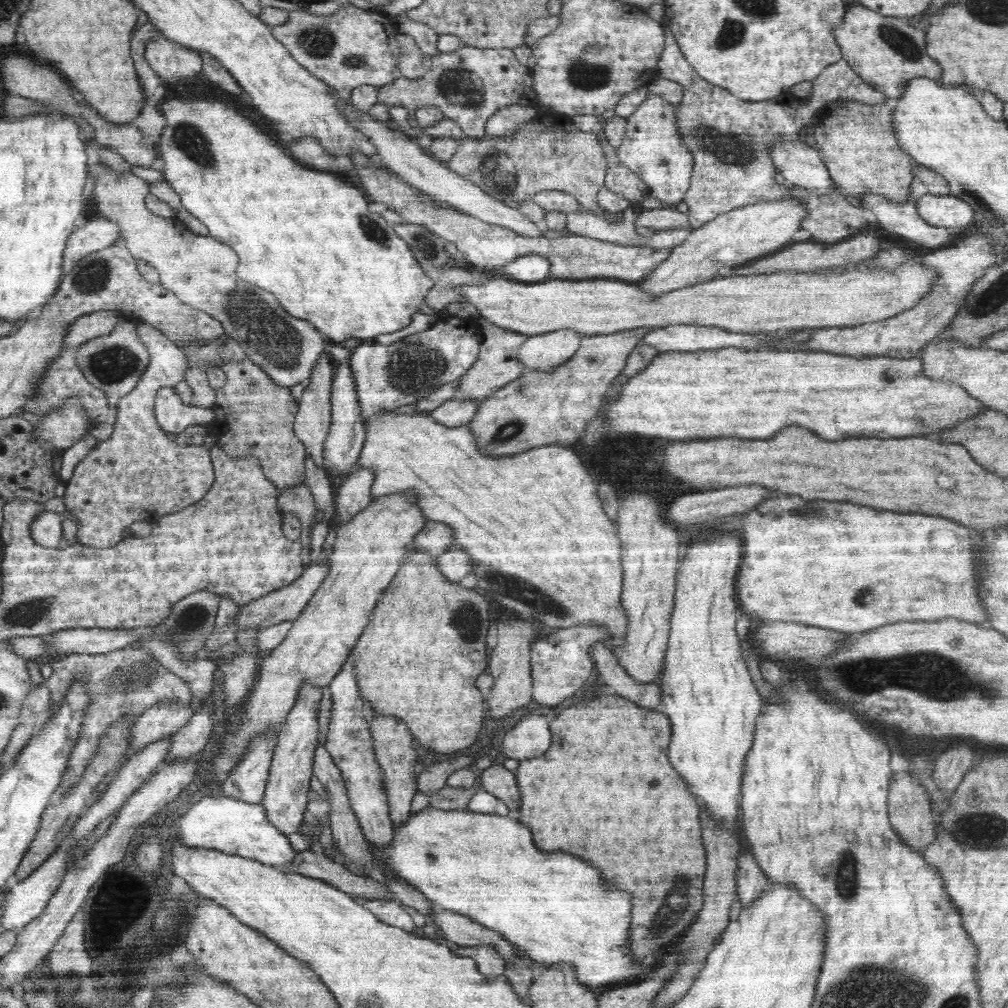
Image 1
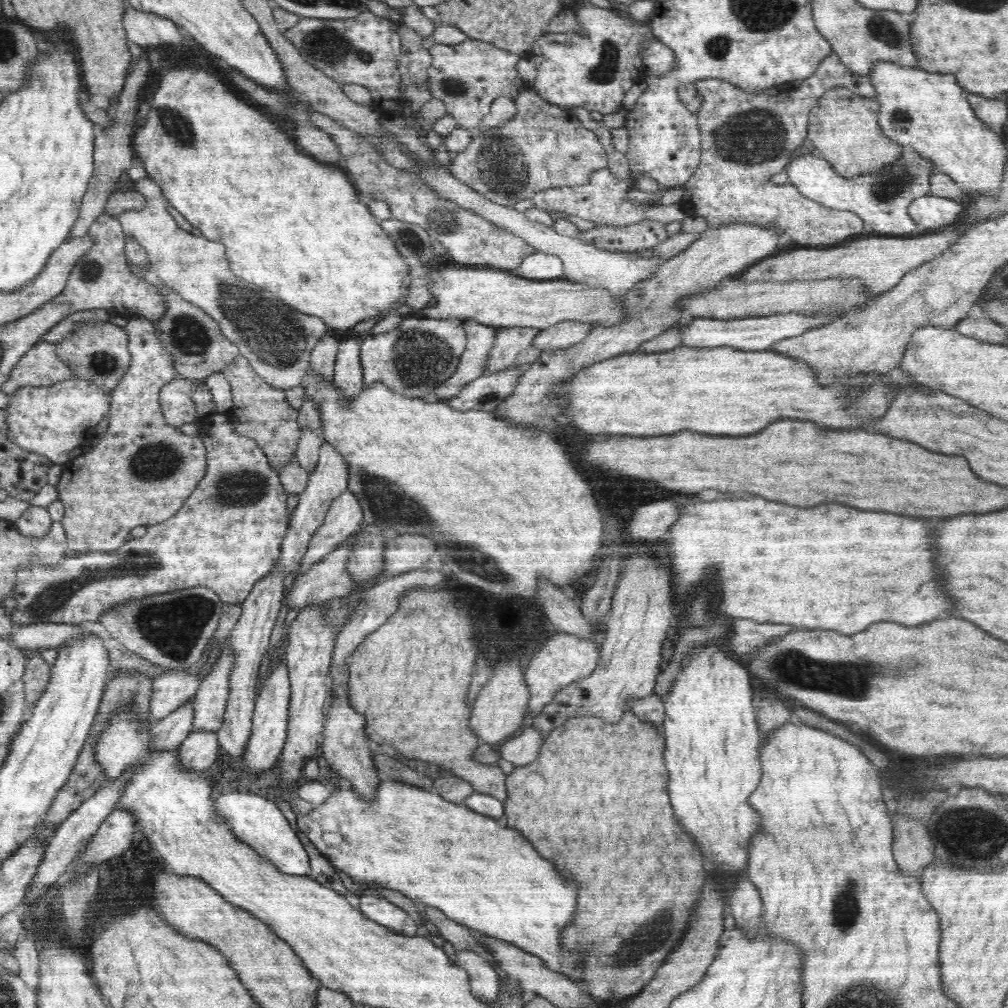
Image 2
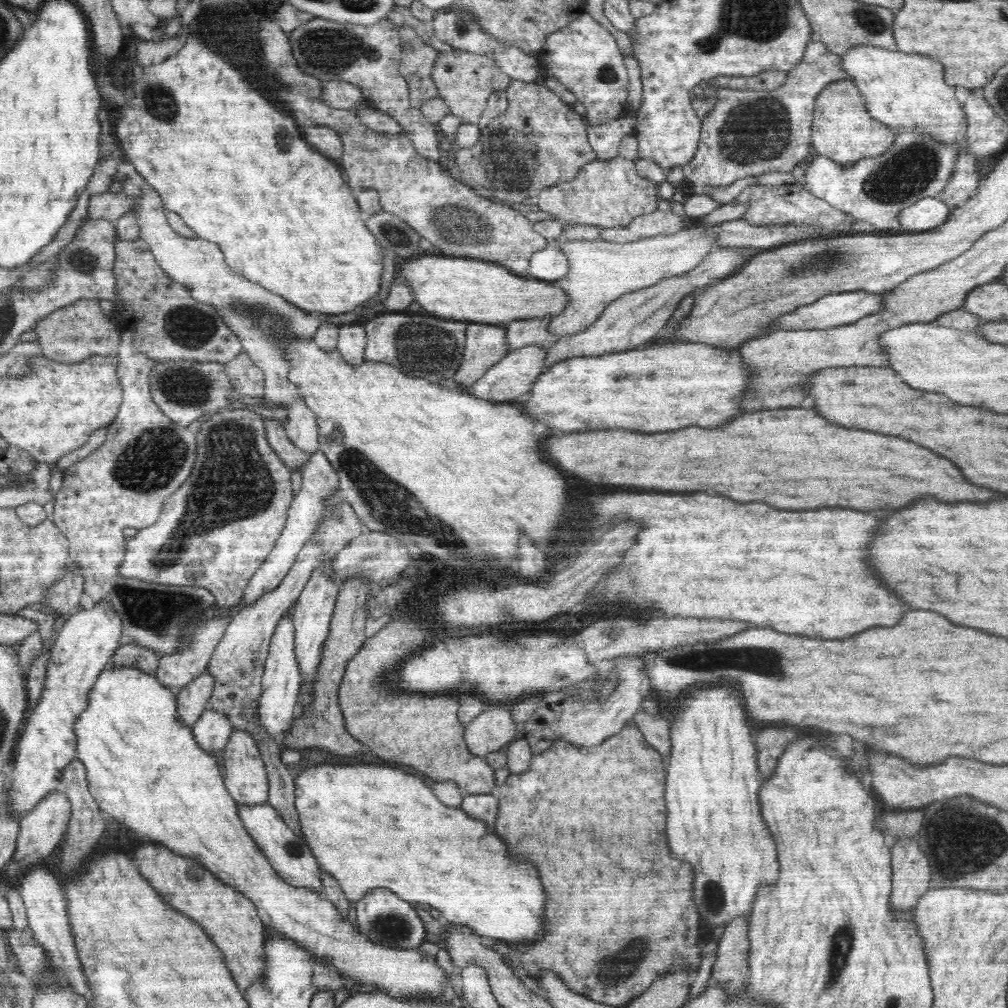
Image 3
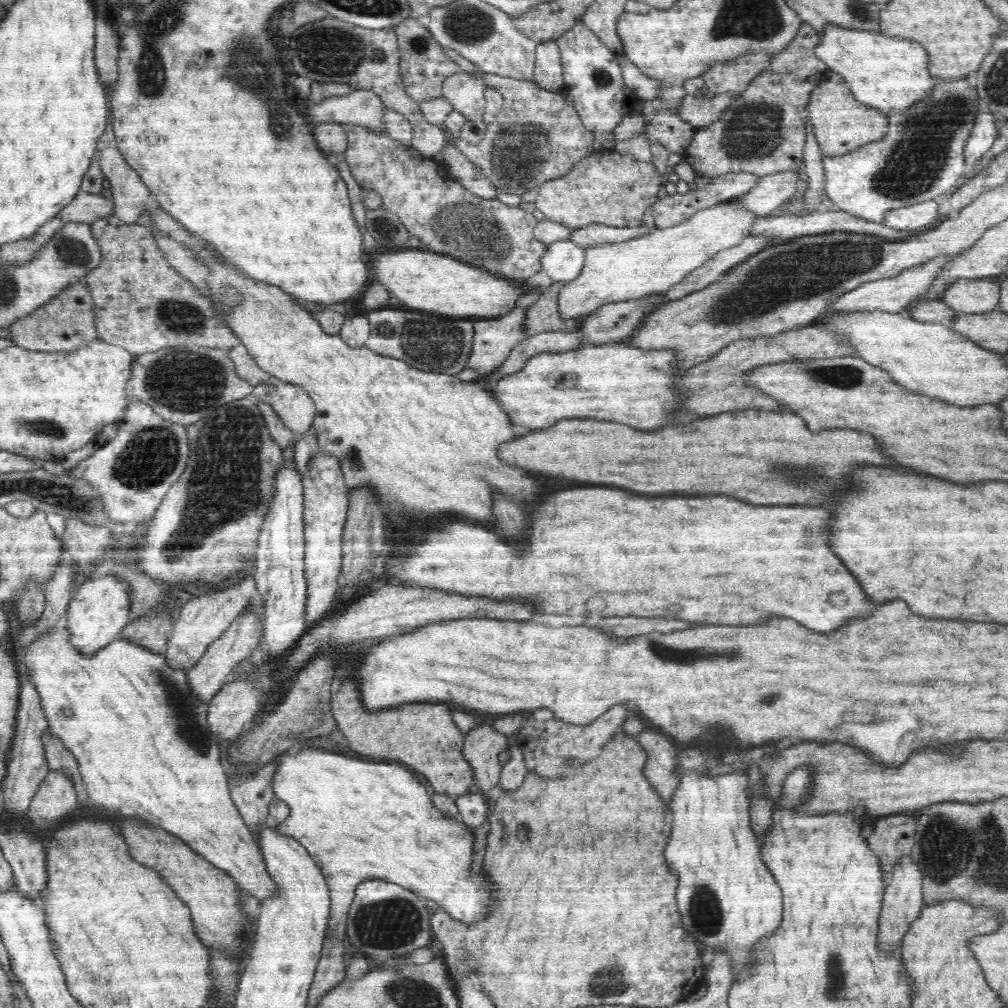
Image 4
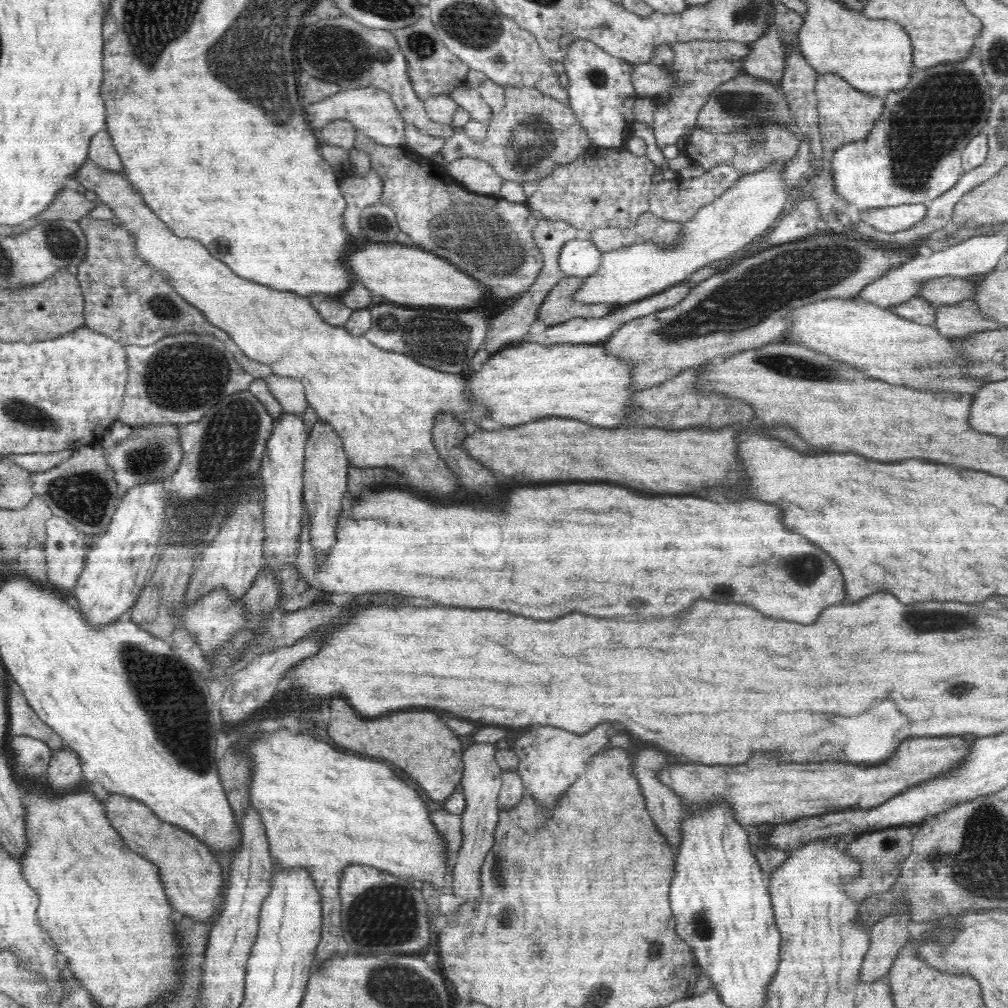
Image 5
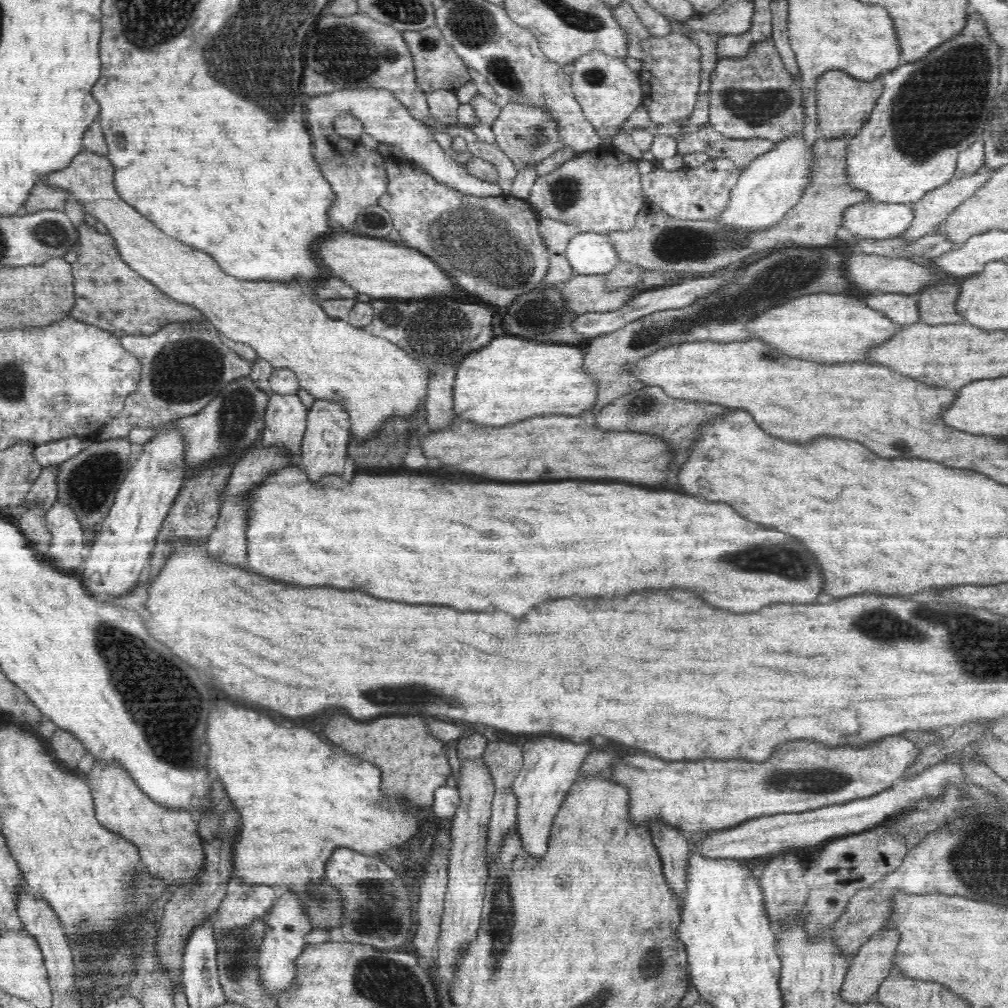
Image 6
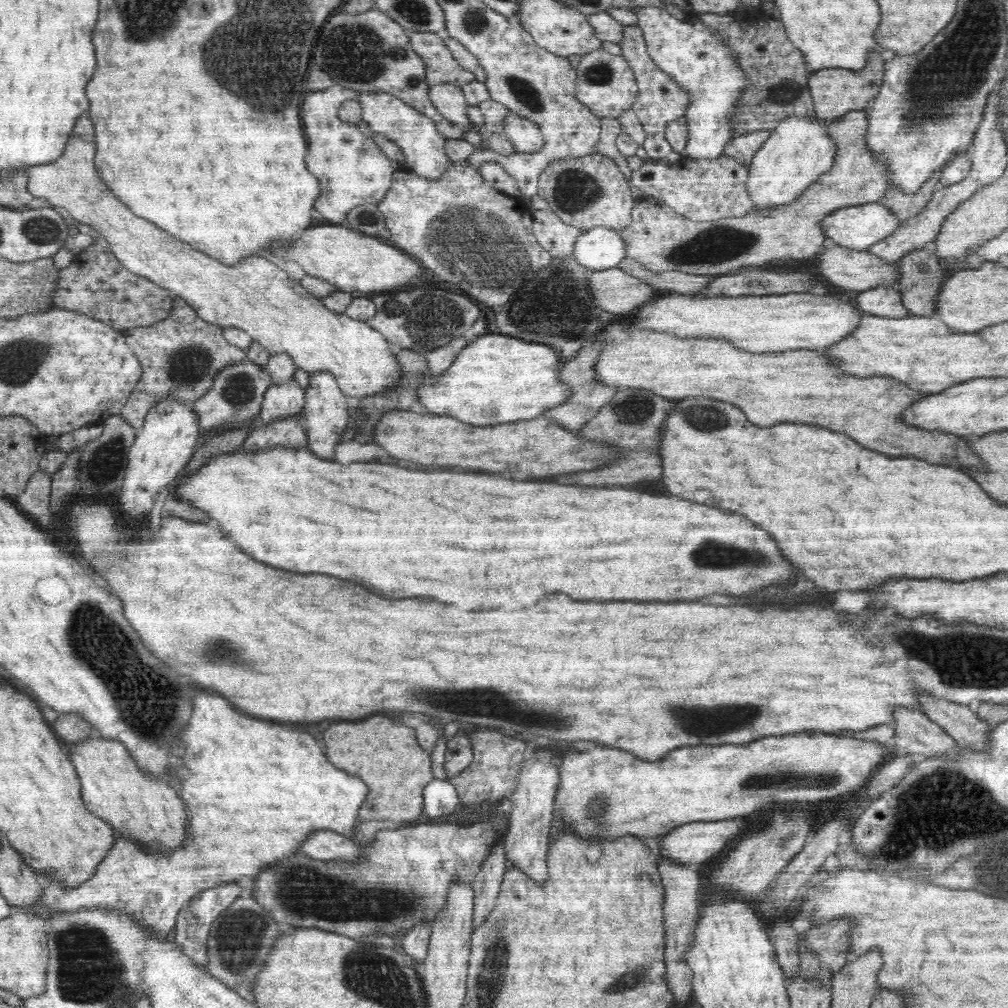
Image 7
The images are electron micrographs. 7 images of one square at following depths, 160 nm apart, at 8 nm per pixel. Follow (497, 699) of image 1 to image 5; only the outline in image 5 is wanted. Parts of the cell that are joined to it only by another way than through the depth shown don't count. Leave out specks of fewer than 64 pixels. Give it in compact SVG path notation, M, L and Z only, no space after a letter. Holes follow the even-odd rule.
M476 744L463 752L463 775L460 780L466 801L461 814L462 844L456 864L452 869L452 888L454 896L464 898L464 902L477 900L480 894L480 868L488 852L495 843L495 828L499 821L499 792L502 788L503 770L495 756L502 744Z

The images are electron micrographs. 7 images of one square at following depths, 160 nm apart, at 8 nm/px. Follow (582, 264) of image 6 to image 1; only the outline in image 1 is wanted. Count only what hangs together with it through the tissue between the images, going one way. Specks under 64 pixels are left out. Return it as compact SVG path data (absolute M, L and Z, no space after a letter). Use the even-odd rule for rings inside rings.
M538 254L520 256L520 258L507 263L504 267L497 268L497 271L502 271L506 278L525 283L548 280L550 278L550 270L551 263L549 260Z

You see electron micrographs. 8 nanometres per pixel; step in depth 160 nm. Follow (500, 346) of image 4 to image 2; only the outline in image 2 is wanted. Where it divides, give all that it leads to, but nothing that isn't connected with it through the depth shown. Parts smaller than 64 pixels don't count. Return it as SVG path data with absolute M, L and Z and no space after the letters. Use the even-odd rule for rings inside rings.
M465 319L463 327L467 331L467 347L454 375L434 389L438 400L454 398L464 385L486 373L485 361L496 342L498 329L474 319Z

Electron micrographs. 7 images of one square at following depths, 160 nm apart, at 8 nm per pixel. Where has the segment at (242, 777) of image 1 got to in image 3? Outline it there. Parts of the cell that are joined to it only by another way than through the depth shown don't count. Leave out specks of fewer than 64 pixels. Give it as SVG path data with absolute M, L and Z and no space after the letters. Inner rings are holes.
M291 610L284 613L276 623L269 644L269 653L265 660L261 683L263 691L260 694L258 714L268 735L279 743L280 737L292 728L301 684L300 667L296 662L296 655L294 655L294 630Z

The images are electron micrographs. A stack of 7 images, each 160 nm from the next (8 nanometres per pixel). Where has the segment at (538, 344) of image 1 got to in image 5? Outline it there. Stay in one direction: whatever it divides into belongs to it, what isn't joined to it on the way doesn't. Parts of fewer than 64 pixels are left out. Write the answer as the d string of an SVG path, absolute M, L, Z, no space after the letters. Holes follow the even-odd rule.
M772 166L763 168L762 171L753 172L751 175L743 174L738 182L734 183L722 196L714 202L707 204L692 216L692 220L685 221L682 228L681 242L672 249L658 249L652 242L630 245L624 249L616 249L611 252L601 254L601 266L592 276L584 278L584 284L574 292L573 300L580 304L610 304L614 307L638 300L644 300L654 296L659 292L664 292L667 288L686 282L693 272L696 272L716 260L726 259L755 240L757 237L765 235L779 220L782 210L784 210L790 187L782 179L784 166Z

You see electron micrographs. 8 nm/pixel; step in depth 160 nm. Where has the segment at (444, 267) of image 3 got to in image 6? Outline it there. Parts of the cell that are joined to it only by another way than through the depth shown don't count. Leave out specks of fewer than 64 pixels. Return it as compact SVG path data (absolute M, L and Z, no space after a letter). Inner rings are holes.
M334 233L334 236L328 236L328 240L320 241L320 248L316 250L316 256L324 260L324 268L330 269L332 277L338 277L348 286L354 288L359 293L368 294L371 299L376 298L438 298L440 294L450 294L454 282L426 256L422 256L418 250L396 246L394 242L378 240L376 238L366 238L359 234Z

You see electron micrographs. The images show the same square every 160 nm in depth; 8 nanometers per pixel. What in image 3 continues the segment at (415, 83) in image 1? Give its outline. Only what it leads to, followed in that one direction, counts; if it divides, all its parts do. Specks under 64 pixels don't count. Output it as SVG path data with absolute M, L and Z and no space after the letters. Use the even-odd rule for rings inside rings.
M452 49L450 53L439 52L432 78L438 87L440 98L450 107L450 112L460 118L461 124L477 124L486 108L488 97L494 91L504 91L512 78L499 69L491 53Z

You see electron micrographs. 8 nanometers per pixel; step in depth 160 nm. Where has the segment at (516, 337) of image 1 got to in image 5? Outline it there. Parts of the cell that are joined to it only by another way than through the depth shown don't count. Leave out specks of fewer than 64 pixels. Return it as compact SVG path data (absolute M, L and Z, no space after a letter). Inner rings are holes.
M564 277L550 292L545 302L541 305L538 310L537 319L542 320L546 326L552 326L555 324L560 324L566 322L567 320L573 318L600 318L601 316L606 316L615 307L610 304L580 304L576 300L573 300L573 293L576 292L580 286L584 284L584 278L582 277Z

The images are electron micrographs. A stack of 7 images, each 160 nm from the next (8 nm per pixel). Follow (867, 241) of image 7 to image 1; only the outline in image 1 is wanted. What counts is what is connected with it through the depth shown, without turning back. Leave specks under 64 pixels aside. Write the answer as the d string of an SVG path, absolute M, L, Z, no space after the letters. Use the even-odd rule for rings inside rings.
M927 193L916 203L920 218L937 227L962 229L973 226L975 210L957 196Z

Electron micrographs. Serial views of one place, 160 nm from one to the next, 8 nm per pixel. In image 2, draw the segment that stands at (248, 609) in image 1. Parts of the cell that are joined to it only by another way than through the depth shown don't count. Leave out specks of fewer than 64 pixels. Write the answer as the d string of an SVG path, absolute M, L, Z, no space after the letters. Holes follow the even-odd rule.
M343 542L342 546L332 550L330 554L326 554L320 562L312 564L306 572L297 574L294 577L291 587L285 593L285 601L290 609L299 611L308 605L322 605L328 601L336 600L339 597L348 596L354 589L352 575L348 574L346 562L348 562L348 554L350 542Z

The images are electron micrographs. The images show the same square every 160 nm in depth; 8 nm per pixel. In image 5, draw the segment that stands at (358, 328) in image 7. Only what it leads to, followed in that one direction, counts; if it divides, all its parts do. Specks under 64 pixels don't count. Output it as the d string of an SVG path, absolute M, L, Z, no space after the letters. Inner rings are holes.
M87 158L78 172L70 176L70 183L73 186L82 184L86 190L95 192L97 201L109 206L120 220L120 225L135 234L136 253L140 259L160 270L180 297L202 311L214 326L227 332L229 338L248 358L268 365L274 375L300 380L307 402L314 408L320 422L328 424L336 431L352 467L396 468L404 474L404 482L408 488L430 496L452 496L454 492L458 492L456 476L446 468L444 460L438 458L436 448L432 446L430 432L434 416L442 410L450 410L450 413L454 413L462 422L480 422L488 416L486 412L490 409L486 404L470 400L471 391L467 388L465 374L438 372L416 362L408 355L385 351L374 346L364 335L352 336L346 327L326 323L307 298L295 292L279 291L265 284L240 278L227 265L212 257L202 242L176 236L172 229L148 208L143 196L122 173L108 171Z

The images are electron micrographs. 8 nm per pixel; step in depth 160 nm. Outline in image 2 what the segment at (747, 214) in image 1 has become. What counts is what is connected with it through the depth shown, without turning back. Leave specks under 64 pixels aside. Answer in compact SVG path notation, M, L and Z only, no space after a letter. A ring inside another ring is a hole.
M732 221L700 232L701 236L692 245L669 258L652 277L640 280L624 294L622 300L624 309L627 310L627 318L622 323L610 327L593 326L579 343L563 350L544 351L528 366L517 381L516 388L497 405L493 414L501 422L512 423L512 426L538 428L546 432L554 430L556 422L552 418L562 414L558 402L546 398L554 384L603 360L634 353L642 343L661 335L676 323L682 323L687 319L687 314L680 310L680 307L676 307L682 297L714 288L722 278L740 274L746 266L766 256L772 256L780 248L778 243L782 233L783 229L779 228L778 224L758 225L742 221Z

